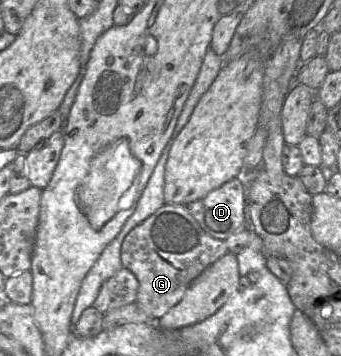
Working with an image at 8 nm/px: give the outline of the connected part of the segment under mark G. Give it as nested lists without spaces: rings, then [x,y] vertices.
[[[164,204],[134,227],[121,246],[121,262],[138,280],[135,303],[153,319],[159,319],[183,298],[190,284],[210,265],[228,252],[225,240],[213,238],[198,224],[186,205]]]

